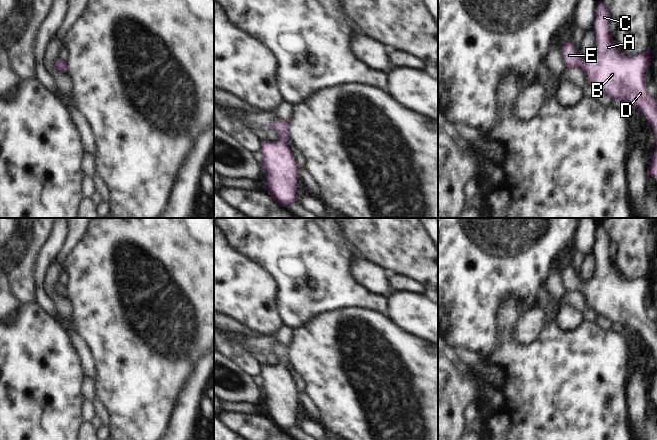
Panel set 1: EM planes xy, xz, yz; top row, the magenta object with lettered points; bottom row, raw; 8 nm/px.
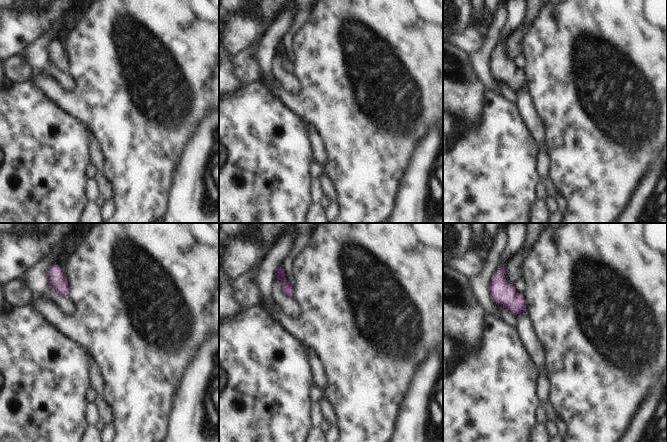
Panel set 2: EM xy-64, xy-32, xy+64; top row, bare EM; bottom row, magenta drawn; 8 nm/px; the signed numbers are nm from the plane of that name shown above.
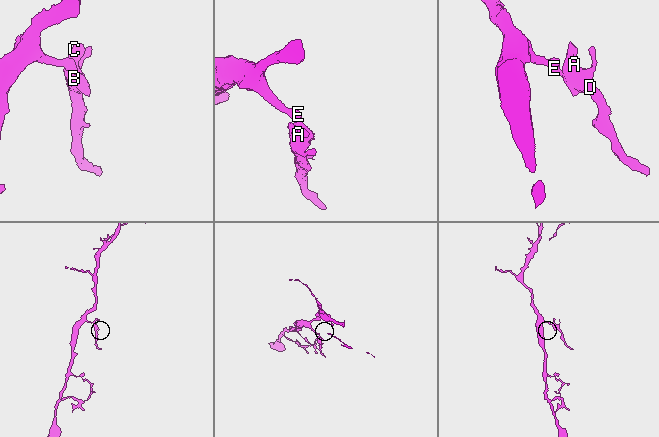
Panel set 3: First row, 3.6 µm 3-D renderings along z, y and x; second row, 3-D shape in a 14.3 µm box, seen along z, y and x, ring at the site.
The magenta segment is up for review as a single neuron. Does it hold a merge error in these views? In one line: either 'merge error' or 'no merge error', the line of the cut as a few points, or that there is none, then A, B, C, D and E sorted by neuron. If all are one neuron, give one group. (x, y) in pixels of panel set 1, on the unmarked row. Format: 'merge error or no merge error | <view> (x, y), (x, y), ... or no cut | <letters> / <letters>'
no merge error | no cut | A B C D E

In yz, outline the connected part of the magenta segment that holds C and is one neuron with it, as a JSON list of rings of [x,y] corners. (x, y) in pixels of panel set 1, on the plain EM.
[[[600,225],[592,252],[596,257],[594,276],[583,284],[576,275],[574,265],[570,263],[560,273],[563,286],[566,291],[581,291],[587,306],[592,308],[597,316],[641,334],[656,360],[656,372],[648,398],[657,405],[657,325],[652,314],[645,308],[645,296],[650,288],[650,270],[636,280],[620,277],[610,258],[611,241]]]

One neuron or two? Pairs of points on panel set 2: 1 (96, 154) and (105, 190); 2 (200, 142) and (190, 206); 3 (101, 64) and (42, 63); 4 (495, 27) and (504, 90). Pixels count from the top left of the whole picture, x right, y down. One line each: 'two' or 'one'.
1: one
2: one
3: two
4: two

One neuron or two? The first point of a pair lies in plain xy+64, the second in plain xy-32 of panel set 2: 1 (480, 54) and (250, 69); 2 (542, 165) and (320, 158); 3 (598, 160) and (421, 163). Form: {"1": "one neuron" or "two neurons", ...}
{"1": "one neuron", "2": "two neurons", "3": "two neurons"}

